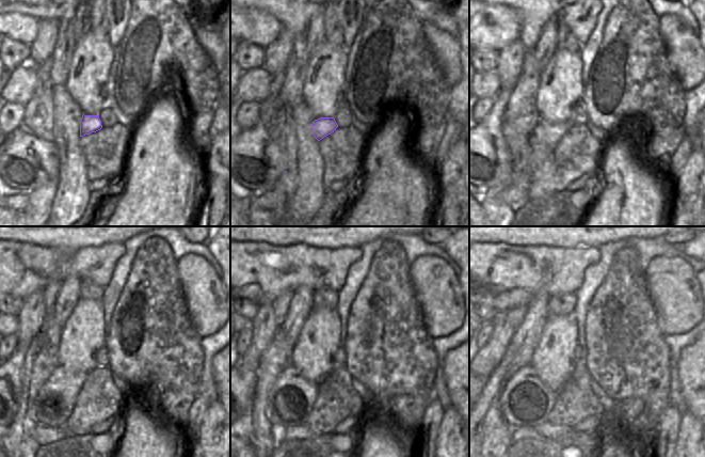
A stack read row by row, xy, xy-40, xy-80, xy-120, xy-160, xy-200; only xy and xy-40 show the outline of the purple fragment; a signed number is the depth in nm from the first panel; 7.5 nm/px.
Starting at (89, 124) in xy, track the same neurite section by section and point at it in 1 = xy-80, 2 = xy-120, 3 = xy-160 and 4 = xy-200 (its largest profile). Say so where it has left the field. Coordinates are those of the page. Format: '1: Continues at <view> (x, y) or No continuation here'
1: Continues at xy-80 (545, 136)
2: Continues at xy-120 (55, 399)
3: Continues at xy-160 (291, 398)
4: Continues at xy-200 (525, 400)

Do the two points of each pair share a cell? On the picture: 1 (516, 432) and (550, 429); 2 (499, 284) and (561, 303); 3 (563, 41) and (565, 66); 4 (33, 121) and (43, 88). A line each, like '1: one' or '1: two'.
1: one
2: two
3: two
4: one

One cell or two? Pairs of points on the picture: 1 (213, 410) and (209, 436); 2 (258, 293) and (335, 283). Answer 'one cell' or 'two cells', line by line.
1: one cell
2: one cell

